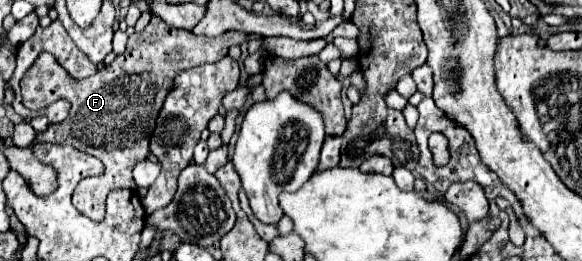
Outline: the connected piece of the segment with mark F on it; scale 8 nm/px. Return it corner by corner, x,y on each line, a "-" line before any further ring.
151,16
151,22
143,32
129,36
127,50
111,64
97,70
95,76
71,80
71,76
63,72
51,54
43,52
43,56
39,56
35,68
31,68
31,72
27,72
21,80
23,106
39,110
59,98
67,98
71,102
71,112
67,120
49,124
45,132
39,132
33,144
67,144
95,156
105,166
105,172
101,176
87,178
77,186
73,204
79,208
79,212
95,222
101,222
105,216
107,194
113,188
137,188
131,170
139,160
145,160
149,156
151,132
175,76
187,68
225,58
231,46
239,46
245,40
247,36
243,32
225,32
217,38
197,36
189,30
167,26
161,18

